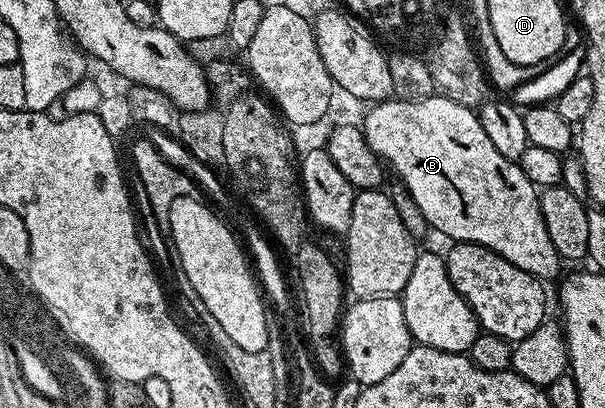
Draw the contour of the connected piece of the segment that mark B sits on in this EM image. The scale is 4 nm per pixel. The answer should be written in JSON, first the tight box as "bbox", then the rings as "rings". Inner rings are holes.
{"bbox":[363,95,563,279],"rings":[[[440,95],[425,96],[417,101],[378,101],[370,109],[373,110],[363,120],[367,143],[378,159],[397,172],[394,174],[405,184],[405,189],[411,191],[411,199],[415,199],[419,211],[423,211],[430,230],[437,232],[438,229],[453,243],[487,247],[538,279],[553,277],[563,268],[561,256],[555,251],[555,243],[551,243],[551,235],[547,235],[543,223],[537,186],[523,175],[518,162],[499,155],[474,110]]]}

